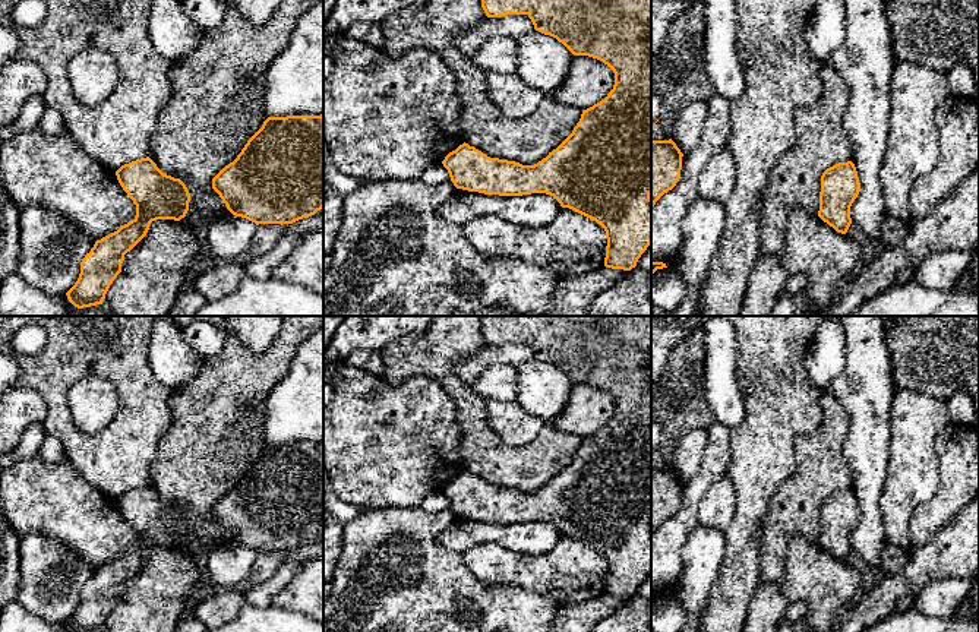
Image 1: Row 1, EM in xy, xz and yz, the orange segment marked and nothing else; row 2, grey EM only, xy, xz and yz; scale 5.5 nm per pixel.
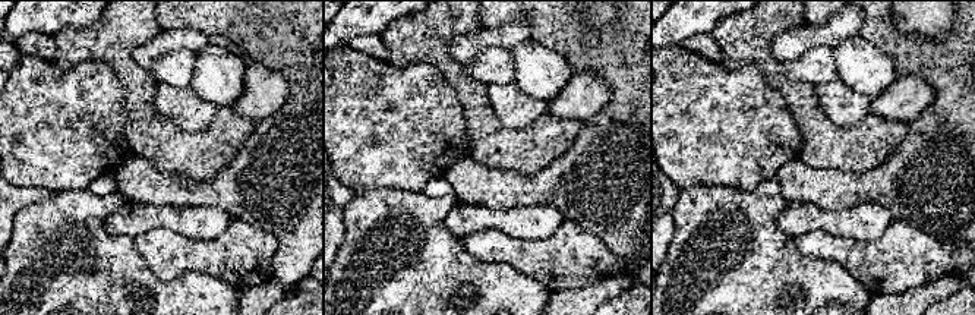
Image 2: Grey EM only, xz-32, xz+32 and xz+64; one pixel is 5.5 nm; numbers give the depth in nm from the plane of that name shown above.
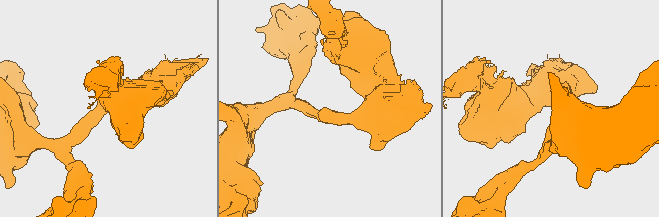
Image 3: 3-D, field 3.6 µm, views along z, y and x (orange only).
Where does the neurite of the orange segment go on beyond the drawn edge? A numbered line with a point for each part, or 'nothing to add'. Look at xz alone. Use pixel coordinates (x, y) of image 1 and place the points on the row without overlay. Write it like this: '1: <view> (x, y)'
1: xz (537, 537)

